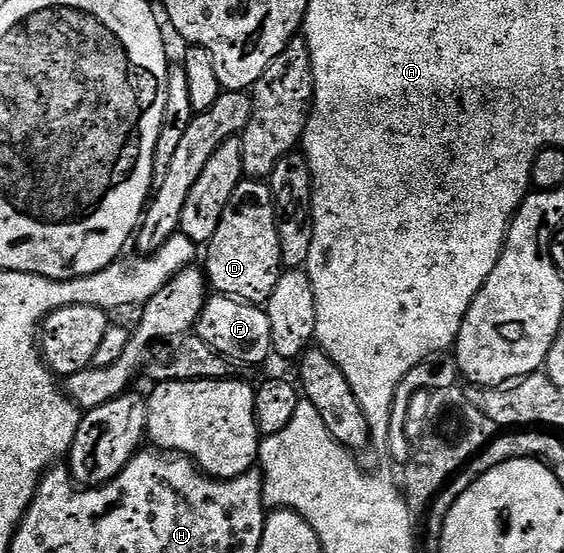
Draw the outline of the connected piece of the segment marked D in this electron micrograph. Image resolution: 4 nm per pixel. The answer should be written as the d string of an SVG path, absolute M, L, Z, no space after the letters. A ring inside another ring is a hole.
M244 178L232 196L232 203L226 206L222 218L218 222L218 230L209 238L202 263L202 271L213 293L228 296L232 300L245 300L247 304L267 305L270 294L274 294L274 286L278 286L278 278L282 271L280 262L280 243L278 242L278 226L276 210L272 203L272 189L260 178Z

